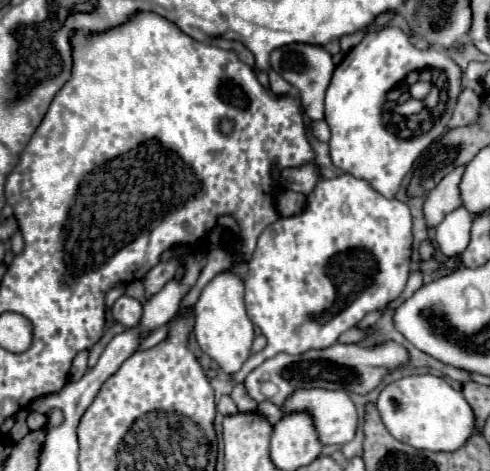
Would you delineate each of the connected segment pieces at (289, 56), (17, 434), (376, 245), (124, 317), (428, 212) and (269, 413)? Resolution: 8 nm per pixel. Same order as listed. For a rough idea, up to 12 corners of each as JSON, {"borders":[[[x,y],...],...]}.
{"borders":[[[292,43],[270,67],[298,89],[306,115],[324,119],[336,65],[320,45]],[[26,409],[16,415],[16,425],[8,439],[20,441],[30,431],[26,427]],[[348,173],[258,237],[246,311],[334,345],[410,273],[412,215]],[[122,295],[112,317],[126,329],[136,329],[144,307],[138,299]],[[456,167],[426,195],[426,229],[436,227],[462,205]],[[270,401],[258,405],[258,415],[262,415],[270,425],[282,419],[282,411]]]}

